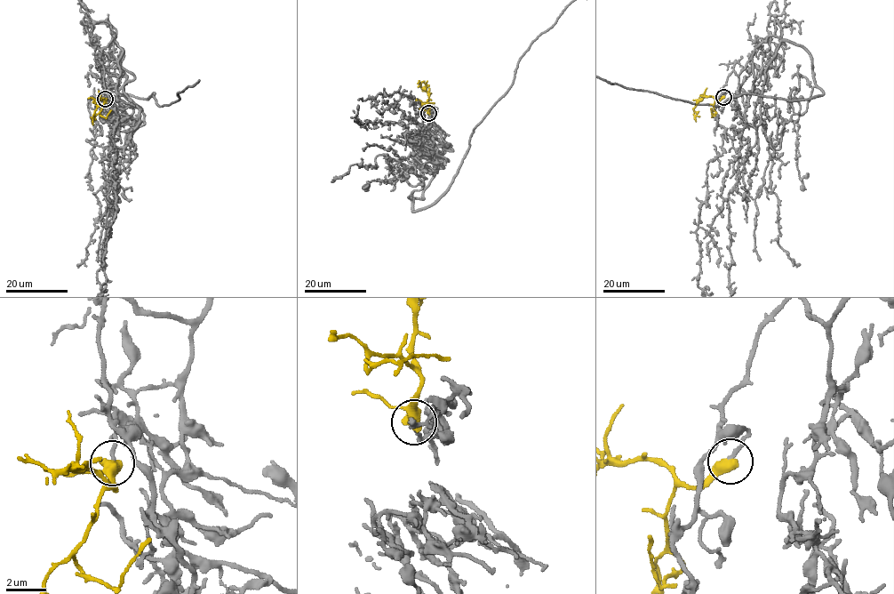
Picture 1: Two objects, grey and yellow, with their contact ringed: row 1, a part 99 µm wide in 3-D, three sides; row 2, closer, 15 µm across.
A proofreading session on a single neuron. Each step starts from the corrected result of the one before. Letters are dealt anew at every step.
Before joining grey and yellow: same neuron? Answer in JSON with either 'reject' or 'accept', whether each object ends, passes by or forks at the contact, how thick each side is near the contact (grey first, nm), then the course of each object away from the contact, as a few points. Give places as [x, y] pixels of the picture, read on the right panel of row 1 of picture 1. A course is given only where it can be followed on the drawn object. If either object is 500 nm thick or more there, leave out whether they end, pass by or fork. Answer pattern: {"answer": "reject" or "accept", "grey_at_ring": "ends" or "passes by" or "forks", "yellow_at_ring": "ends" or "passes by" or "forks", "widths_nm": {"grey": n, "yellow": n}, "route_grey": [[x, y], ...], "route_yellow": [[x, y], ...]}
{"answer": "reject", "grey_at_ring": "ends", "yellow_at_ring": "passes by", "widths_nm": {"grey": 170, "yellow": 460}, "route_grey": [[723, 96], [728, 77], [770, 36], [810, 55], [823, 92], [791, 100], [742, 93], [698, 104]], "route_yellow": [[723, 96], [718, 100], [711, 96], [703, 97], [694, 108], [696, 122]]}

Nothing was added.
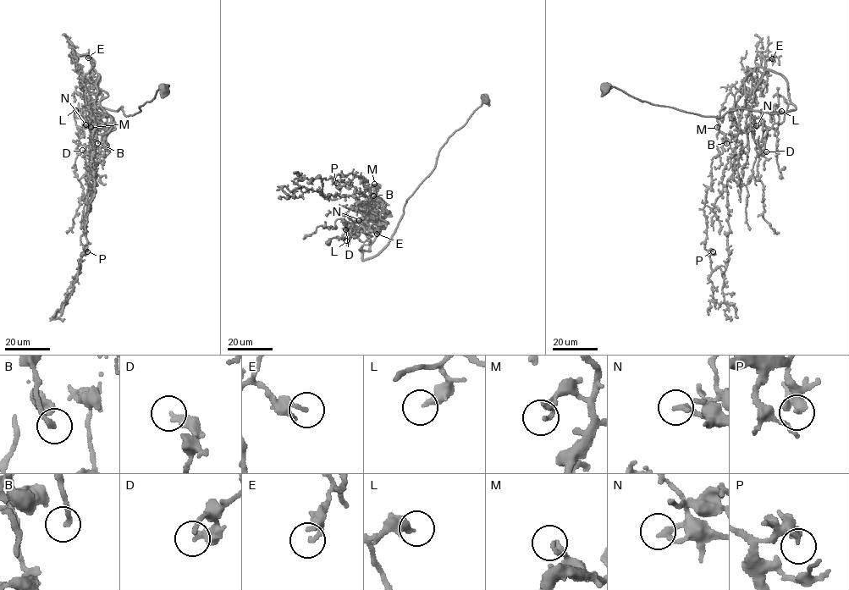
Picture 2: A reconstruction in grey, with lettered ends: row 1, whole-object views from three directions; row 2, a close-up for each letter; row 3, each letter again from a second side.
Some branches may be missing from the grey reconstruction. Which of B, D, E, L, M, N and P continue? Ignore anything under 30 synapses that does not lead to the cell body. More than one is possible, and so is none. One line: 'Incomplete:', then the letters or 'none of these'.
Incomplete: none of these

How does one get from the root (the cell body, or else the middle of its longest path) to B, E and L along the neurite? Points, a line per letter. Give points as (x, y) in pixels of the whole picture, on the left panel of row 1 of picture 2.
B: (163, 88), (134, 115), (97, 107), (89, 94), (93, 65), (97, 92), (85, 98), (97, 143)
E: (163, 88), (134, 115), (125, 115), (122, 107), (118, 111), (97, 107), (89, 94), (93, 67), (88, 57)
L: (163, 88), (132, 115), (122, 107), (110, 110), (91, 101), (90, 111), (101, 121), (94, 102), (75, 110)

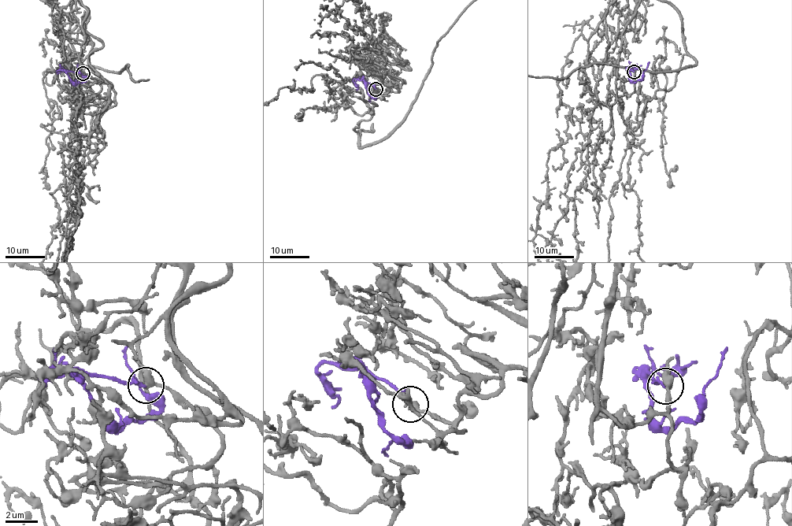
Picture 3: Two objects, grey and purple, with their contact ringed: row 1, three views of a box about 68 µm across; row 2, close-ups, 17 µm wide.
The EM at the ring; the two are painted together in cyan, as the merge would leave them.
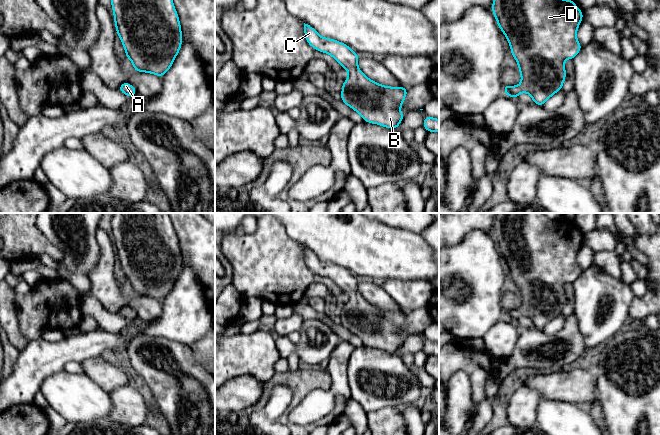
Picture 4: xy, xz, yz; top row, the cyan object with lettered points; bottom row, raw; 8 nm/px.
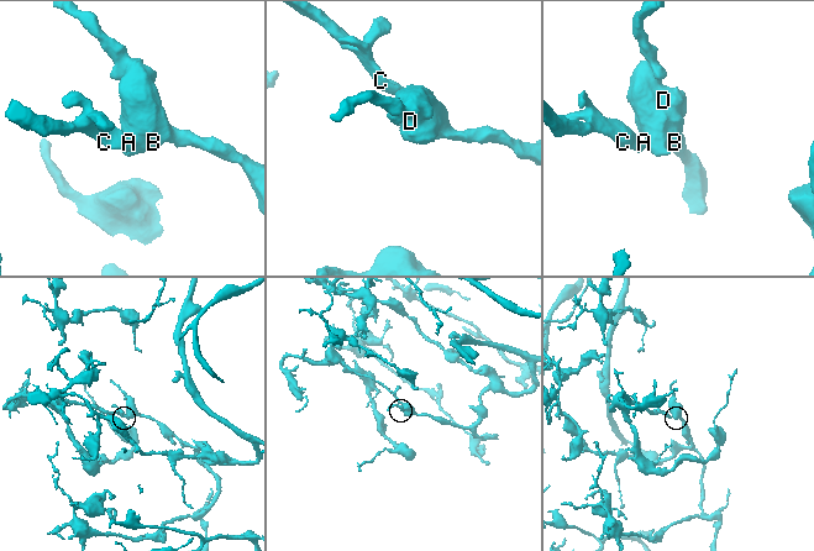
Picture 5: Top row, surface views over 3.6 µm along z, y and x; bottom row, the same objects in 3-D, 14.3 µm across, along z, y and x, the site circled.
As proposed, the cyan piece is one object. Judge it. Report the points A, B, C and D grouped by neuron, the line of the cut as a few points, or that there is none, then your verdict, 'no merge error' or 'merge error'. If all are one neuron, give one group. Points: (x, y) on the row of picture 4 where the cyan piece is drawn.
groups A B C D; cut none; no merge error

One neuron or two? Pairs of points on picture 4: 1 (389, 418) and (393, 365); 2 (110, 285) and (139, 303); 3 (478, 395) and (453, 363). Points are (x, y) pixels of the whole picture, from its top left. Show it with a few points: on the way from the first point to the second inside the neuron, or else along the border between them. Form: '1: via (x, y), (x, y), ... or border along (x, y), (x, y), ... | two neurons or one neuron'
1: border along (394, 406), (382, 407), (367, 413) | two neurons
2: via (116, 292), (123, 299), (132, 302) | one neuron
3: via (478, 385), (478, 378), (463, 363) | one neuron

